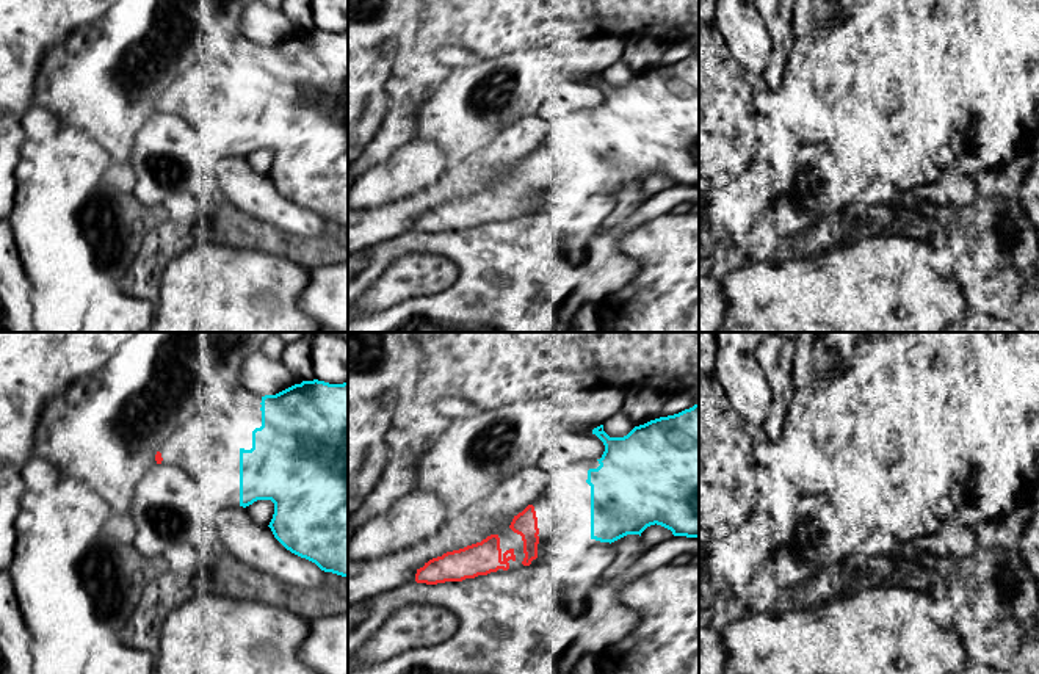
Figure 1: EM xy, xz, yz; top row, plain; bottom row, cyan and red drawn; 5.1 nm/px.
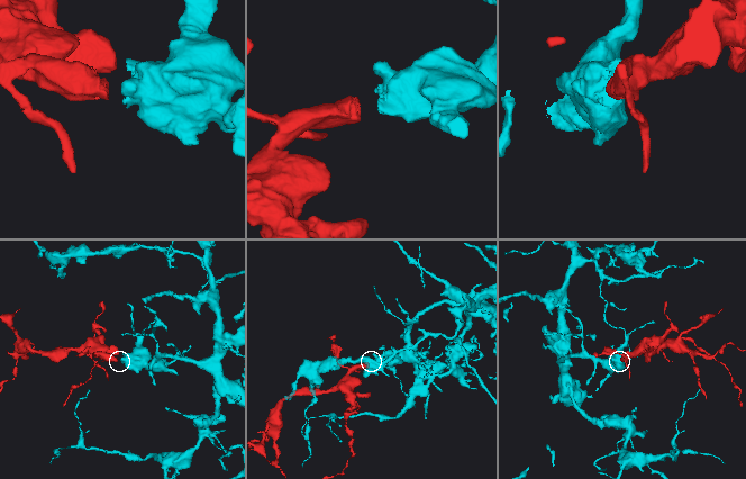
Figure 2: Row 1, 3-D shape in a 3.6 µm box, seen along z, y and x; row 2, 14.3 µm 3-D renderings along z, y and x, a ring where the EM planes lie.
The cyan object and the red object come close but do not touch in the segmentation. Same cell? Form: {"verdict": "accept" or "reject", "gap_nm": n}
{"verdict": "accept", "gap_nm": 280}

